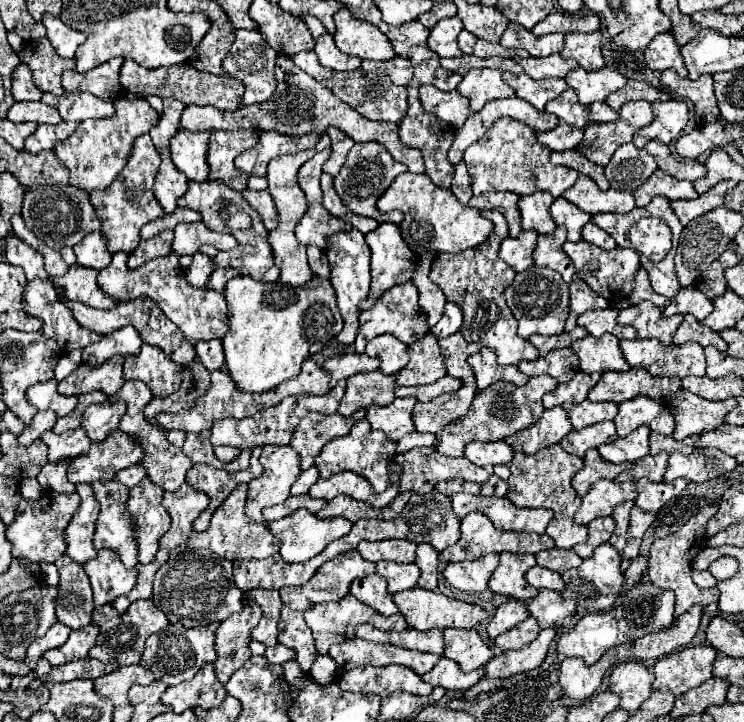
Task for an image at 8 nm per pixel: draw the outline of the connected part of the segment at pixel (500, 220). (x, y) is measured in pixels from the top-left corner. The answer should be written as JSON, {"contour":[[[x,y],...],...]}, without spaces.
{"contour":[[[496,209],[480,211],[480,215],[494,223],[492,235],[488,235],[488,239],[480,247],[472,247],[464,253],[438,253],[432,263],[430,279],[440,285],[448,301],[454,301],[462,307],[464,323],[460,327],[460,333],[468,343],[480,343],[494,349],[500,365],[516,365],[522,359],[536,359],[540,357],[540,353],[536,351],[536,347],[532,347],[528,339],[520,339],[516,335],[516,317],[504,301],[504,289],[512,285],[516,275],[516,271],[512,271],[512,267],[508,267],[498,257],[498,247],[502,239],[508,237],[508,223],[504,215]]]}

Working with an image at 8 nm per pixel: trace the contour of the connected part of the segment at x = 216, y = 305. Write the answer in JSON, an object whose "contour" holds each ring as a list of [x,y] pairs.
{"contour":[[[116,253],[110,265],[98,273],[98,285],[102,287],[104,293],[114,297],[116,303],[124,303],[140,295],[154,299],[160,305],[160,309],[166,313],[166,317],[178,325],[178,329],[184,333],[186,341],[190,343],[222,339],[228,331],[224,295],[206,287],[204,289],[192,287],[184,277],[184,271],[180,267],[180,255],[176,253],[170,253],[160,259],[152,259],[138,269],[128,269],[126,255]]]}

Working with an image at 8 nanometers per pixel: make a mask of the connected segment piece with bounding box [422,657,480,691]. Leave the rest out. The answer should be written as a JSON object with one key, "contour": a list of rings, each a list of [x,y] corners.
{"contour":[[[442,657],[432,671],[422,675],[422,679],[426,683],[430,683],[432,687],[444,687],[448,691],[466,691],[478,683],[480,675],[478,675],[478,671],[464,673],[454,661]]]}

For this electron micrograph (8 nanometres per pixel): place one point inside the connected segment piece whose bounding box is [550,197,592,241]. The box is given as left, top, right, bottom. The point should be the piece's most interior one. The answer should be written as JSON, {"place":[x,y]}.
{"place":[564,213]}

